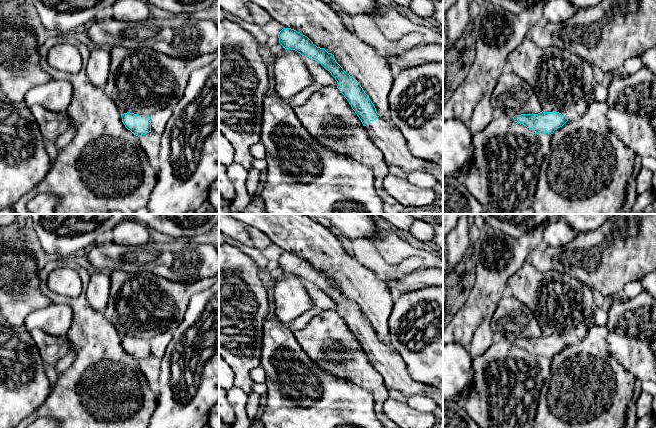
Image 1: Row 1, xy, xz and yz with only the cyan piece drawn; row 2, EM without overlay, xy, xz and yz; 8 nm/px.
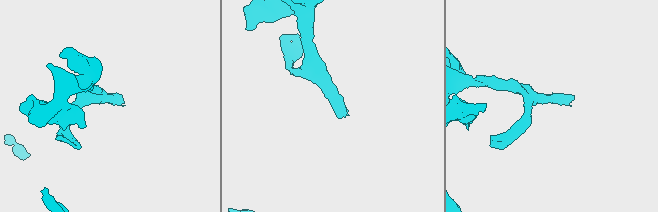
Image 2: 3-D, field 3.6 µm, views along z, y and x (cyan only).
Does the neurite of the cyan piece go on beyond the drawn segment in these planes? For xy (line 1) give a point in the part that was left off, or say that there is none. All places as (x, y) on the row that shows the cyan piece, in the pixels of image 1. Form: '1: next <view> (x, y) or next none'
1: next none

